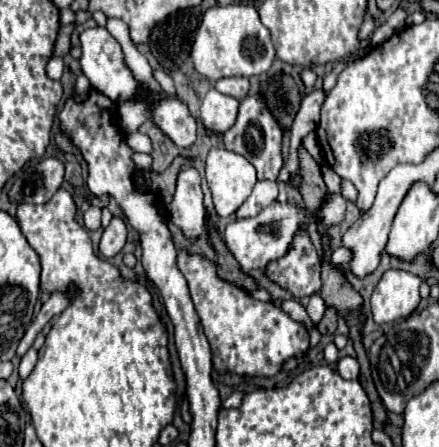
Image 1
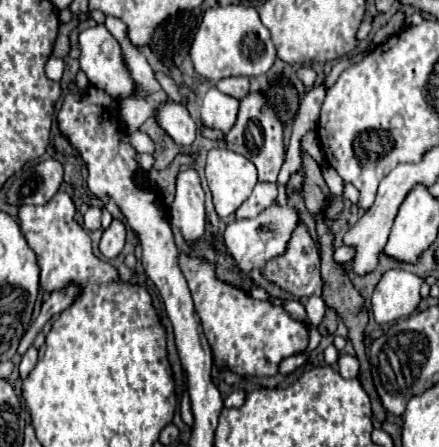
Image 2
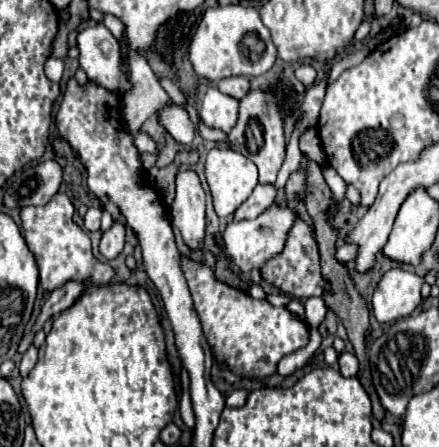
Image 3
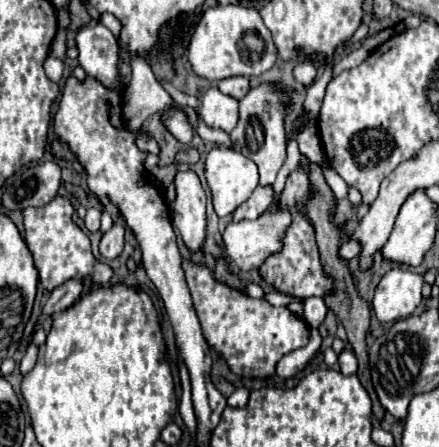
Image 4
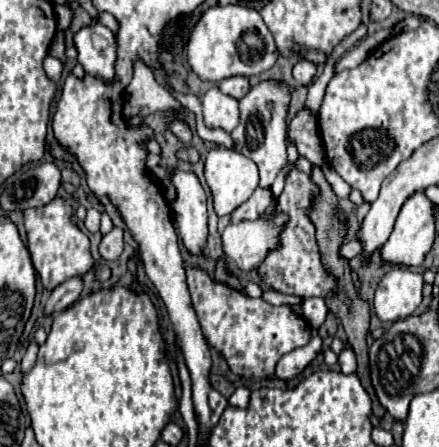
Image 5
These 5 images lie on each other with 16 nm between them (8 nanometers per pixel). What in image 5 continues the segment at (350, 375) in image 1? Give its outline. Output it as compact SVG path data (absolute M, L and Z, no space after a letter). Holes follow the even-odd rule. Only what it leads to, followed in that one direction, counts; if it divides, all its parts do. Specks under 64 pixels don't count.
M344 348L338 356L338 364L342 368L342 374L354 374L356 372L356 356L352 350Z

